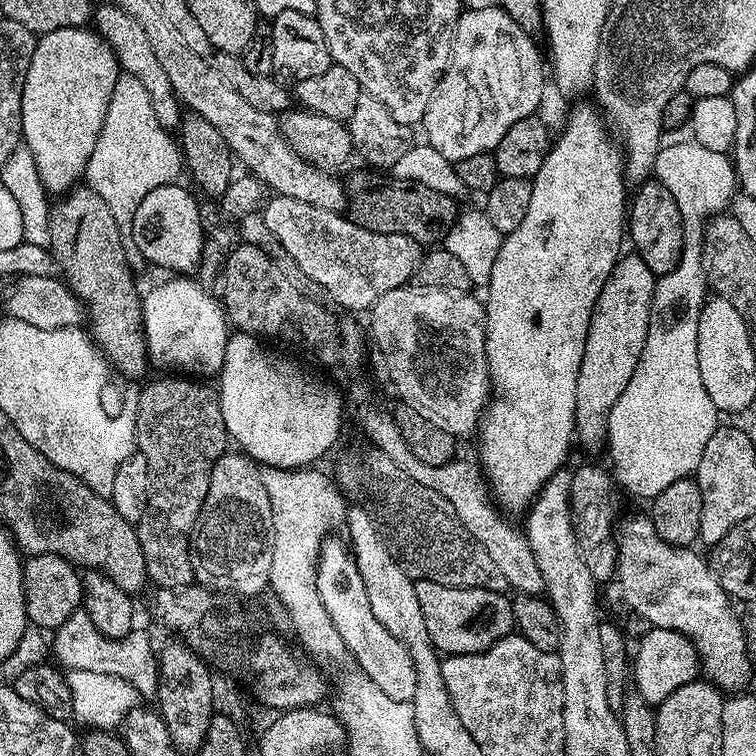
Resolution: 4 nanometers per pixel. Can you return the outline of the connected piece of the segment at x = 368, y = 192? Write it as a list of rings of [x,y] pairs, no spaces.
[[[372,170],[364,171],[368,172],[356,172],[349,180],[346,180],[347,211],[355,224],[366,230],[374,230],[382,234],[406,234],[417,240],[422,246],[436,246],[443,241],[444,236],[454,226],[458,217],[457,197],[438,194],[438,190],[430,190],[430,186],[405,183],[402,180],[389,178],[384,174],[377,174]]]

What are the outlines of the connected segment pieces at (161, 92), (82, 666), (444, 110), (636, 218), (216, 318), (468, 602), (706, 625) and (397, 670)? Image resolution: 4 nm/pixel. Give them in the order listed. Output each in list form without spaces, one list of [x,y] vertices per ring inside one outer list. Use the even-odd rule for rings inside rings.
[[[107,2],[97,10],[95,7],[92,16],[95,31],[100,33],[100,37],[108,43],[110,50],[119,60],[123,75],[138,78],[138,82],[146,86],[150,94],[150,106],[154,106],[154,118],[158,118],[163,128],[175,129],[182,119],[182,105],[170,86],[170,78],[166,78],[166,70],[162,70],[158,57],[150,47],[150,38],[146,35],[146,30],[142,30],[142,22],[138,22],[138,18],[132,17],[112,2]]]
[[[77,610],[54,630],[50,648],[61,660],[59,663],[68,670],[95,670],[98,674],[110,674],[122,678],[136,687],[141,697],[155,697],[158,683],[158,652],[152,649],[152,640],[144,632],[133,630],[122,638],[110,638],[90,622],[90,614]]]
[[[498,6],[461,11],[452,35],[452,53],[448,59],[448,69],[442,74],[430,98],[430,106],[426,106],[422,121],[423,139],[430,146],[434,146],[434,150],[438,150],[442,158],[455,162],[488,152],[488,145],[495,144],[496,140],[500,139],[500,133],[506,134],[514,122],[537,111],[535,108],[544,96],[546,60],[541,49],[539,52],[532,40],[535,39],[524,32],[522,26]]]
[[[649,178],[639,185],[636,193],[631,193],[630,203],[626,208],[626,236],[634,247],[635,255],[650,266],[656,276],[664,276],[674,266],[678,266],[678,258],[684,249],[684,223],[678,210],[678,202],[674,202],[674,194],[666,190],[660,181]]]
[[[168,278],[142,296],[144,305],[144,340],[153,365],[177,368],[177,373],[192,378],[215,377],[224,365],[230,335],[224,305],[199,284],[196,278]]]
[[[420,579],[416,581],[415,594],[432,645],[443,655],[484,652],[513,629],[511,599],[501,591],[448,587],[429,579]]]
[[[647,515],[632,516],[618,528],[615,579],[620,580],[620,592],[625,602],[638,615],[645,616],[651,627],[680,632],[696,645],[700,667],[709,684],[715,684],[724,694],[743,693],[754,668],[754,661],[748,656],[748,637],[744,635],[744,625],[732,609],[733,597],[724,593],[709,561],[692,551],[696,550],[679,544],[667,544],[654,530]]]
[[[325,539],[324,545],[320,547],[320,559],[316,562],[316,589],[318,598],[322,598],[322,606],[326,606],[326,614],[330,614],[330,622],[334,622],[334,630],[342,634],[342,642],[346,642],[348,653],[355,660],[358,667],[394,702],[412,701],[414,698],[414,662],[410,660],[410,654],[378,618],[374,618],[374,610],[370,610],[370,598],[366,598],[366,586],[362,586],[362,574],[358,574],[358,566],[353,558],[349,545],[343,539]]]

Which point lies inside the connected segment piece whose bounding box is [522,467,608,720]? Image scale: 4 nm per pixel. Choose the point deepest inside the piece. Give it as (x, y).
(570, 589)

